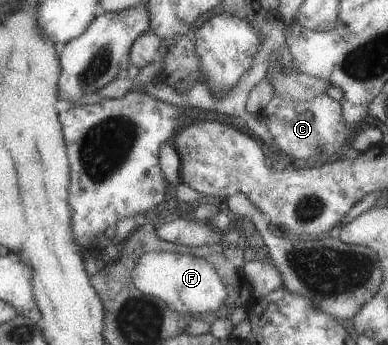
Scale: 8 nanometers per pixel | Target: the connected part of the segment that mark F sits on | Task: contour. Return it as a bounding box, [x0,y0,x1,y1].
[131,252,226,317]

